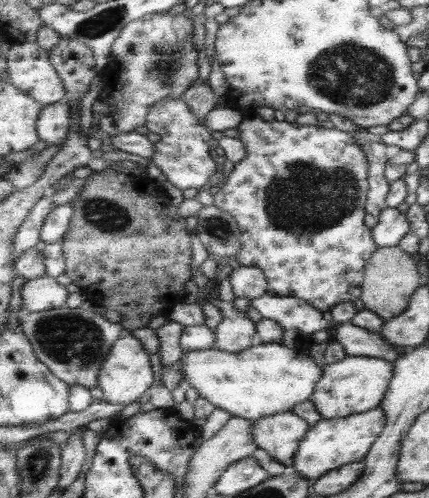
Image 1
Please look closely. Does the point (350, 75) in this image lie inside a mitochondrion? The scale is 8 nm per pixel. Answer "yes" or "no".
yes

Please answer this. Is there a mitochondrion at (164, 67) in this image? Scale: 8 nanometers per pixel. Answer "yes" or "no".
yes

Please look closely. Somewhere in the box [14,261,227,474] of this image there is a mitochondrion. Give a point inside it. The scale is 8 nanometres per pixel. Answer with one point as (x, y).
(71, 339)

